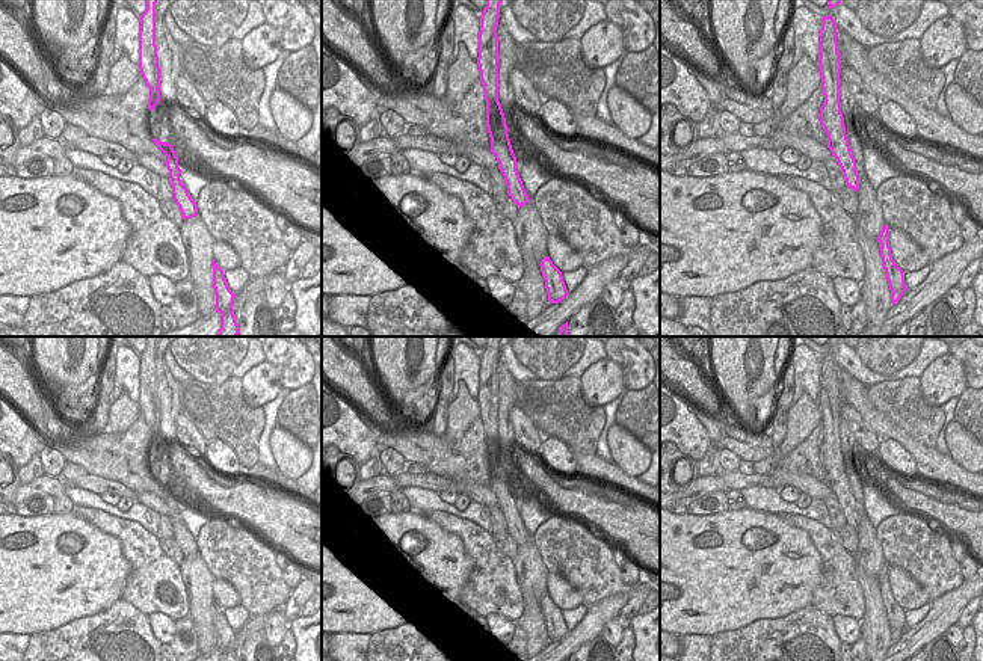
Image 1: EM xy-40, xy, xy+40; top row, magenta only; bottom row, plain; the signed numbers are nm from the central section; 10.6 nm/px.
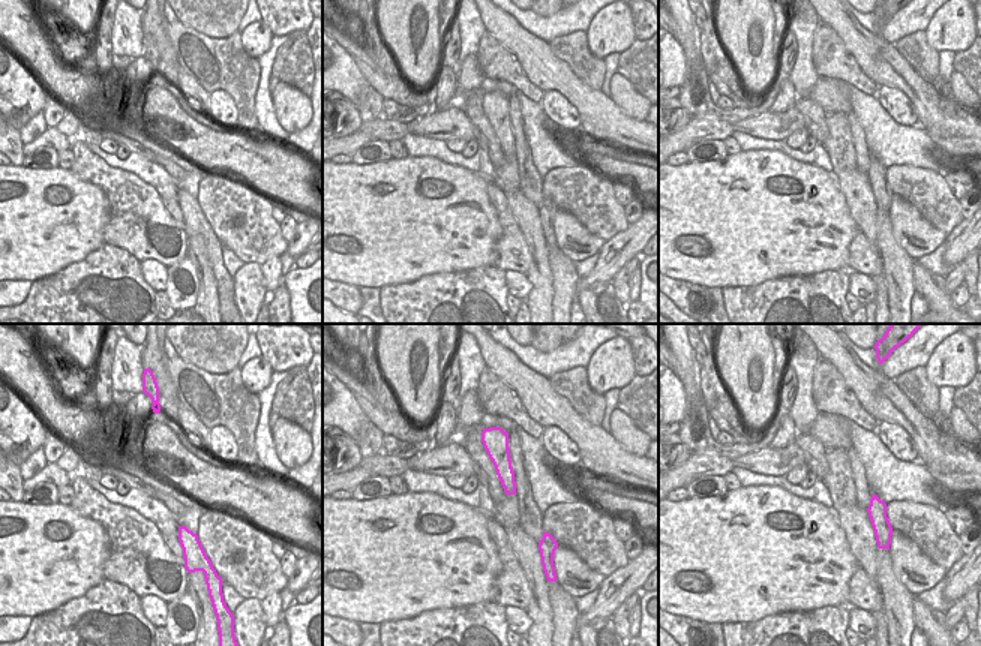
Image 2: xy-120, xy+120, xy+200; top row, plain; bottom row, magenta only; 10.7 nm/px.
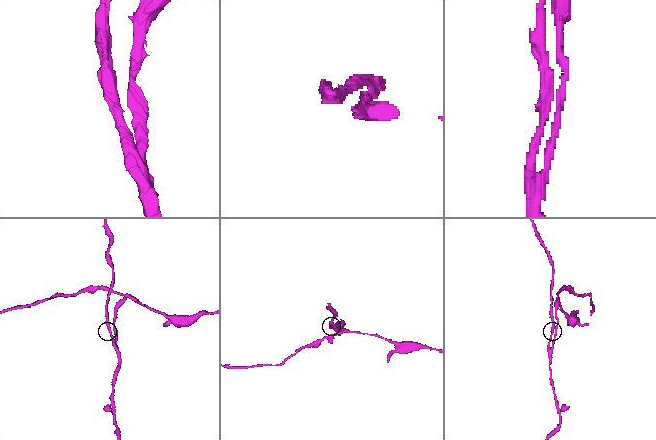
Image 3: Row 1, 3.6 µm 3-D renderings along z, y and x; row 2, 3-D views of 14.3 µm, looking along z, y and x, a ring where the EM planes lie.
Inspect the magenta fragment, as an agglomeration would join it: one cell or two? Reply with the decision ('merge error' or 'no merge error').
merge error

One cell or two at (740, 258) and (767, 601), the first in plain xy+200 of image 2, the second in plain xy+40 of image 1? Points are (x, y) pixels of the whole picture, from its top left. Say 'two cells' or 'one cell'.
one cell

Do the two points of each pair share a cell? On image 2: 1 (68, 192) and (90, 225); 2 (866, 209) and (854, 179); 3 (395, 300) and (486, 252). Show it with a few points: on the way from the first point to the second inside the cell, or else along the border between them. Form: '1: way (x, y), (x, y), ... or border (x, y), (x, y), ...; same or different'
1: way (68, 200), (83, 218); same
2: way (861, 201), (855, 186); same
3: border (482, 266), (456, 272), (428, 273), (413, 282); different

